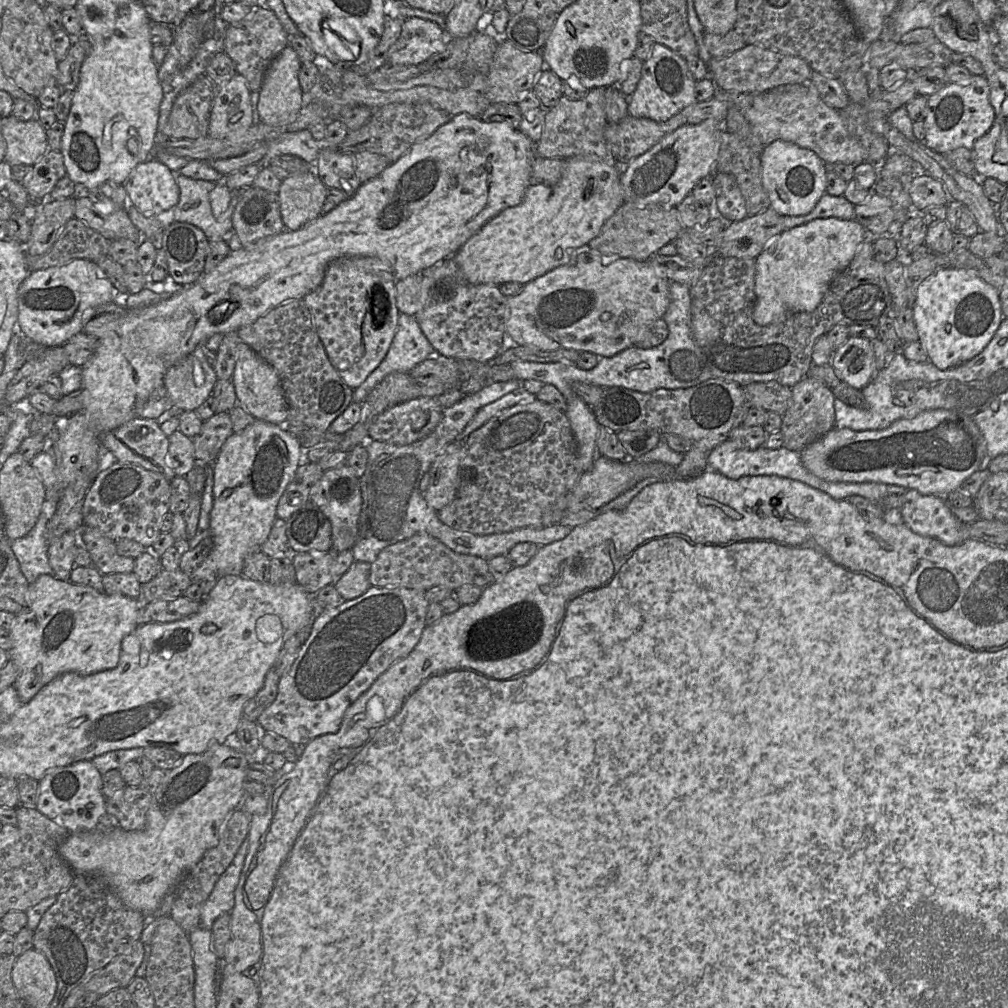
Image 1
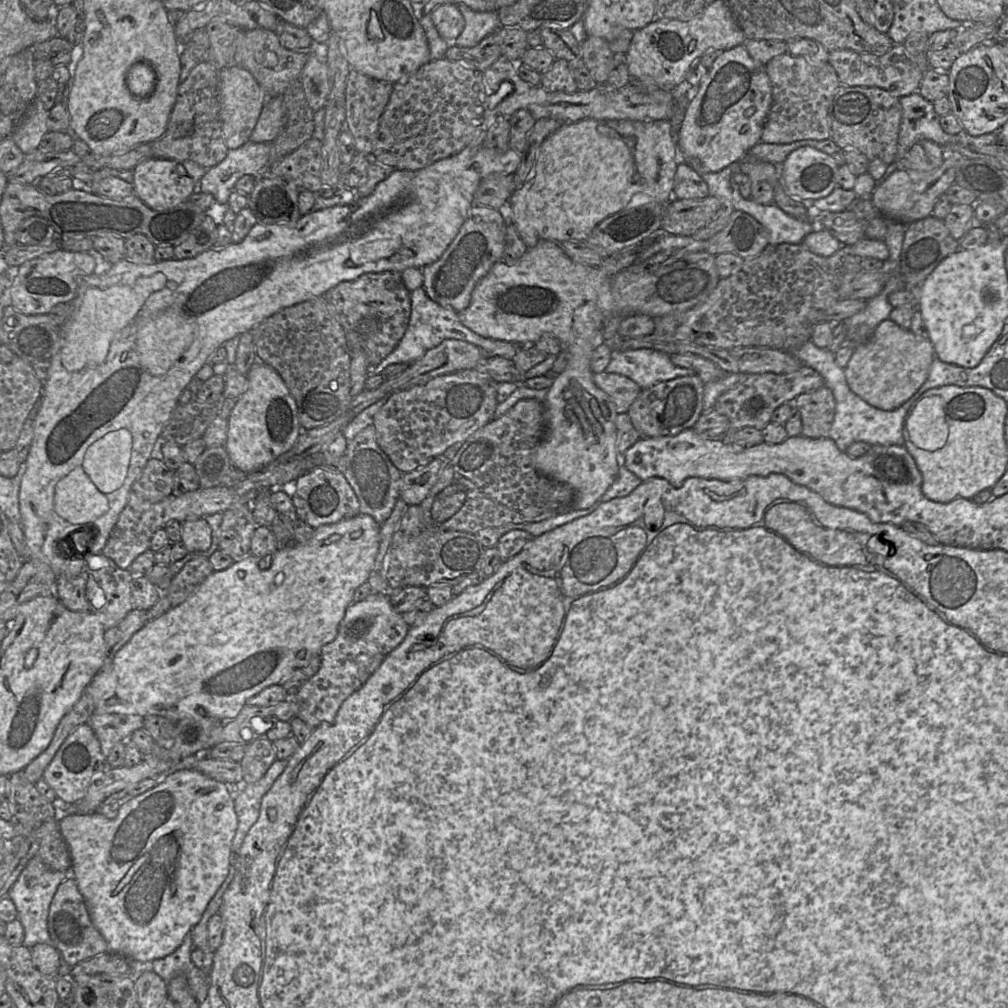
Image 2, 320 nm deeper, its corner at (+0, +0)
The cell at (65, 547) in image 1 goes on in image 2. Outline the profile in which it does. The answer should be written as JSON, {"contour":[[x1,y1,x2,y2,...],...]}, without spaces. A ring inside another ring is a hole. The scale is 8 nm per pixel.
{"contour":[[85,574,76,577,59,576,56,584,56,596,71,611,91,612,86,597,87,579]]}

